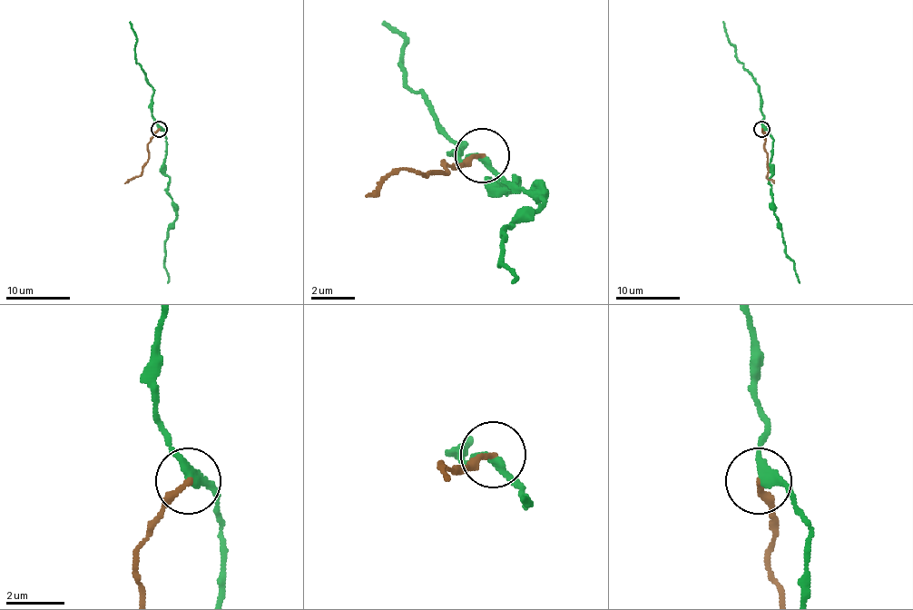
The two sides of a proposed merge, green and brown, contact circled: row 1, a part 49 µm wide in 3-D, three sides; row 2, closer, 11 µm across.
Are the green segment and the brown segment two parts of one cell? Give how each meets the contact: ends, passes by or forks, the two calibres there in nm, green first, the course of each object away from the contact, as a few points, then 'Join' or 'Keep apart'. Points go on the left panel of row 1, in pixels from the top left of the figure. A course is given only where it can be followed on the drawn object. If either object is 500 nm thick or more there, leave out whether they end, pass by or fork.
At the ring green passes by. At the ring brown ends. Thickness 280 nm (green) against 200 nm. Course of green: (158, 128), (164, 132), (166, 139), (164, 174), (170, 179), (168, 194), (176, 215), (164, 242), (168, 282). Course of brown: (158, 129), (147, 145), (149, 160), (139, 175), (125, 183). Keep apart

